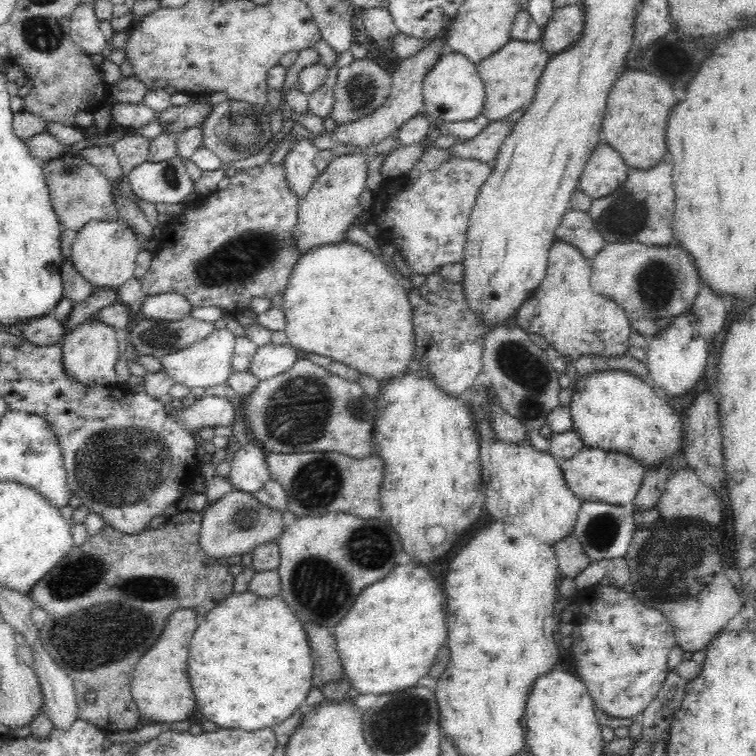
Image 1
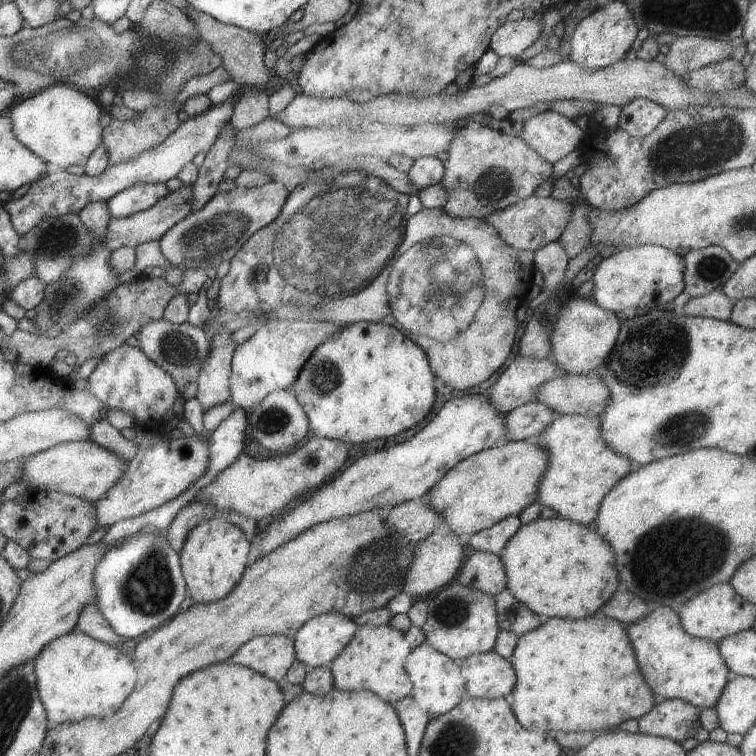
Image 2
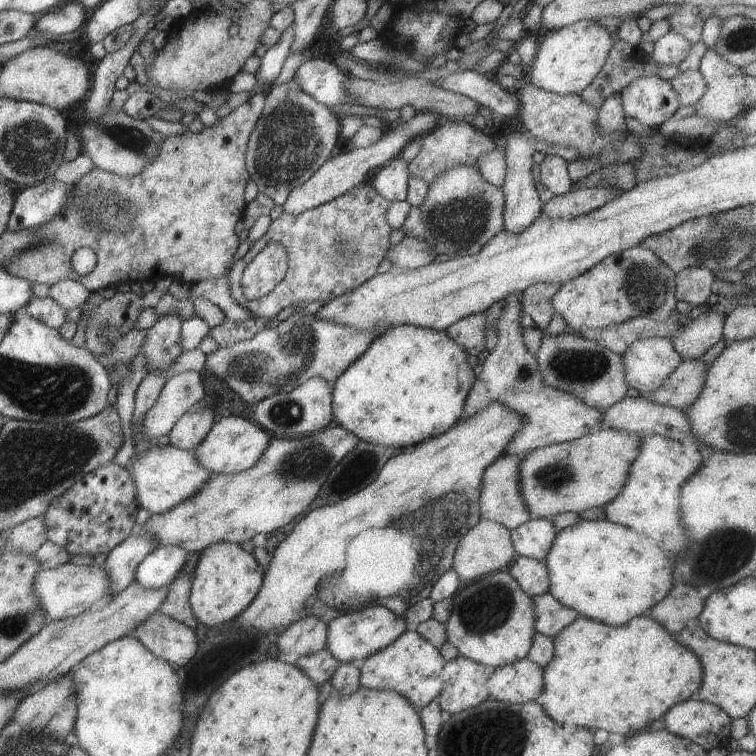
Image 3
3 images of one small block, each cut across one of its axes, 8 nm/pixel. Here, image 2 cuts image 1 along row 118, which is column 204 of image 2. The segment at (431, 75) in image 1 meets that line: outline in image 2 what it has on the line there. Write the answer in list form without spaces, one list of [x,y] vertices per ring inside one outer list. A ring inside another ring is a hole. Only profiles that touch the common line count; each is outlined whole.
[[[136,428],[138,452],[127,464],[126,470],[122,473],[119,481],[113,484],[107,495],[101,496],[93,502],[97,527],[110,528],[116,522],[126,518],[136,518],[140,514],[150,512],[158,508],[167,500],[174,498],[178,493],[184,492],[188,485],[195,483],[207,471],[208,464],[208,433],[202,437],[197,432],[191,437],[180,436],[176,439],[161,441],[160,434]]]

